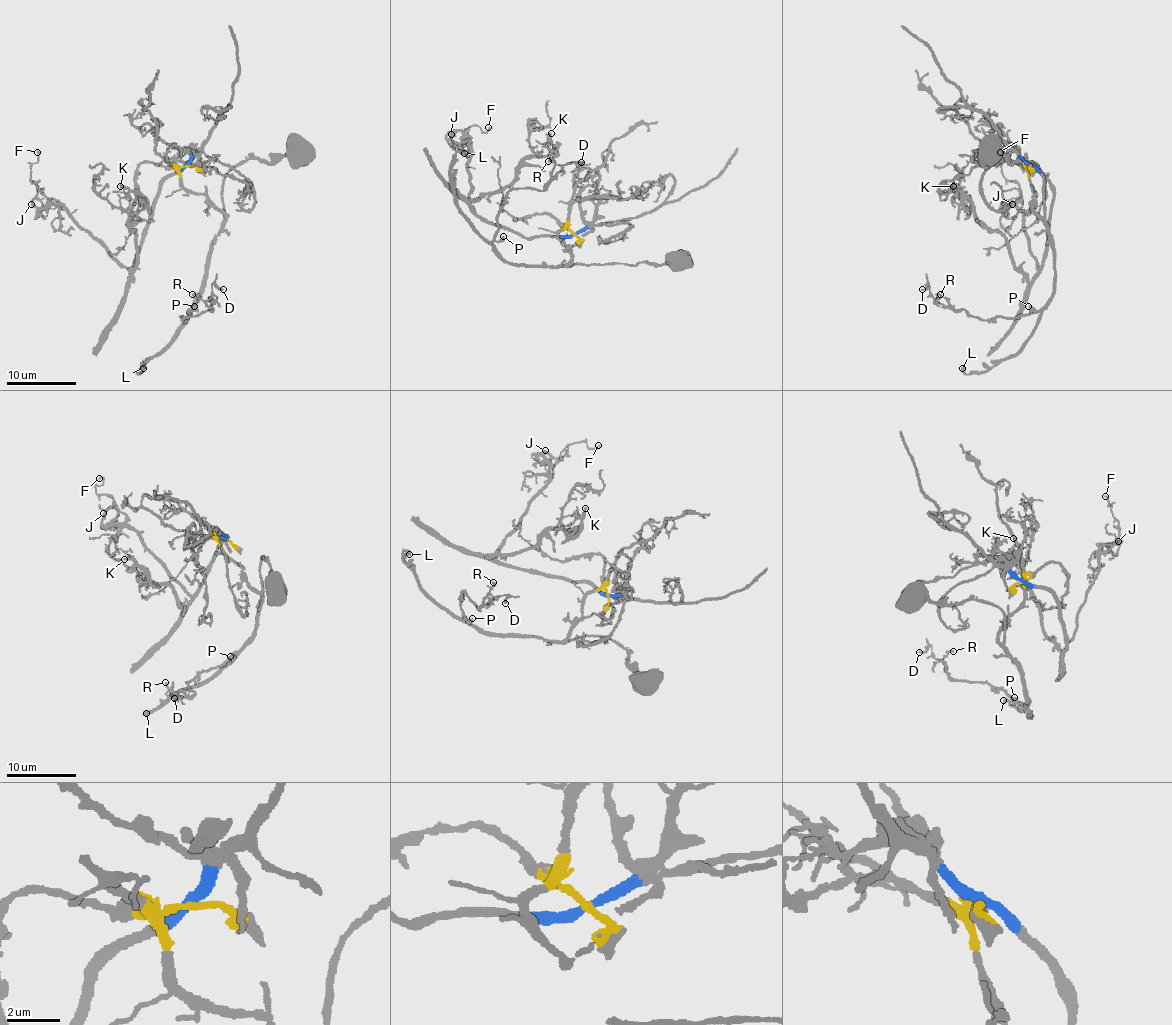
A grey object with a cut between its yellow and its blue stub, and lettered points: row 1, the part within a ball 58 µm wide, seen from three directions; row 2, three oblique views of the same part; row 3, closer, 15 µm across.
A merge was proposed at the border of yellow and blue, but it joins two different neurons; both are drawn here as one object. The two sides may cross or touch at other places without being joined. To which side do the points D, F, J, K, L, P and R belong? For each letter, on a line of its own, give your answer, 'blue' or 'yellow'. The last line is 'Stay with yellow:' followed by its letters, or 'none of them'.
D: yellow
F: blue
J: blue
K: blue
L: yellow
P: yellow
R: yellow
Stay with yellow: D, L, P, R

